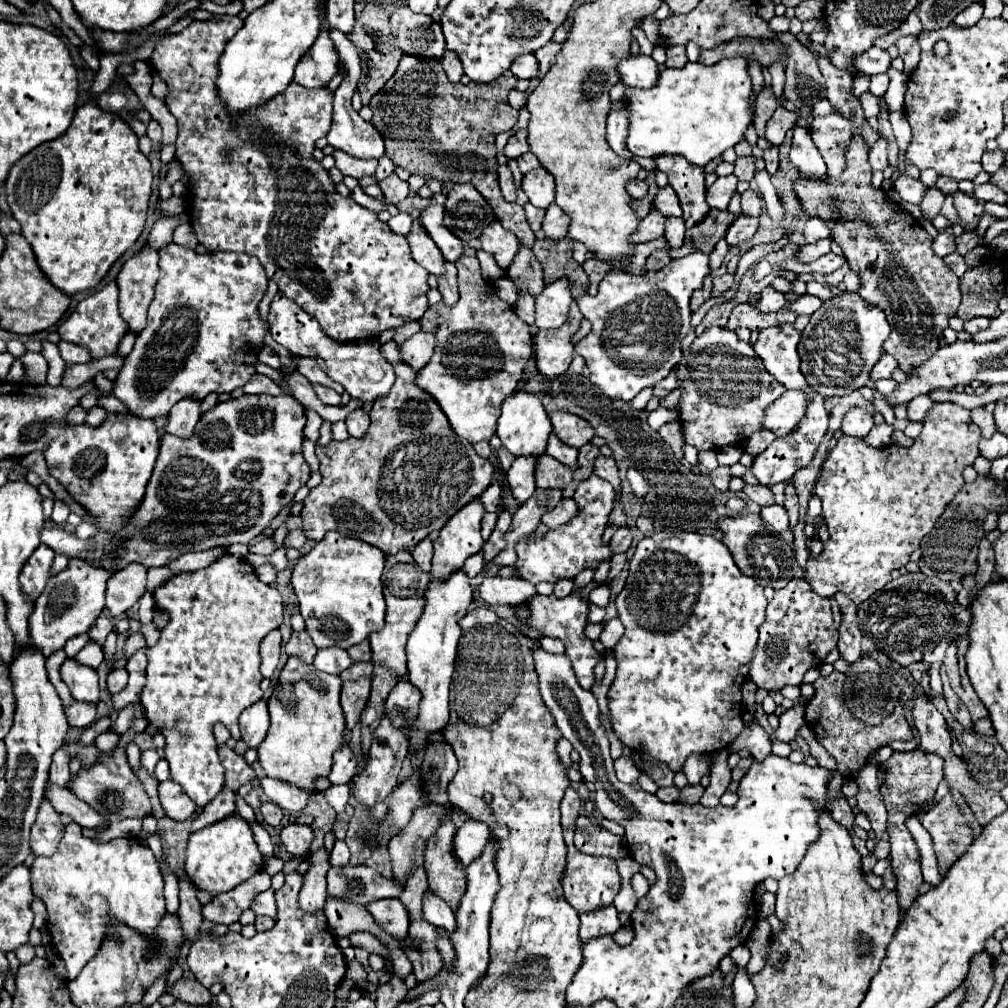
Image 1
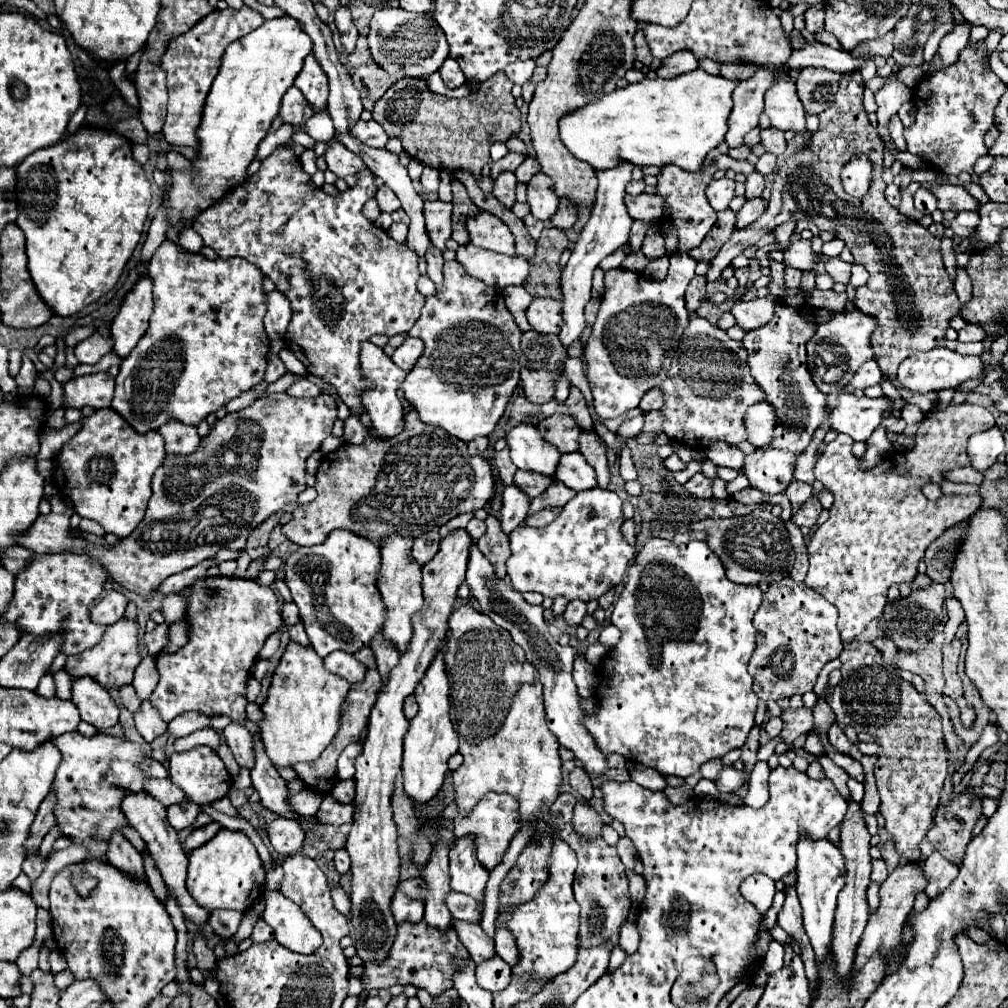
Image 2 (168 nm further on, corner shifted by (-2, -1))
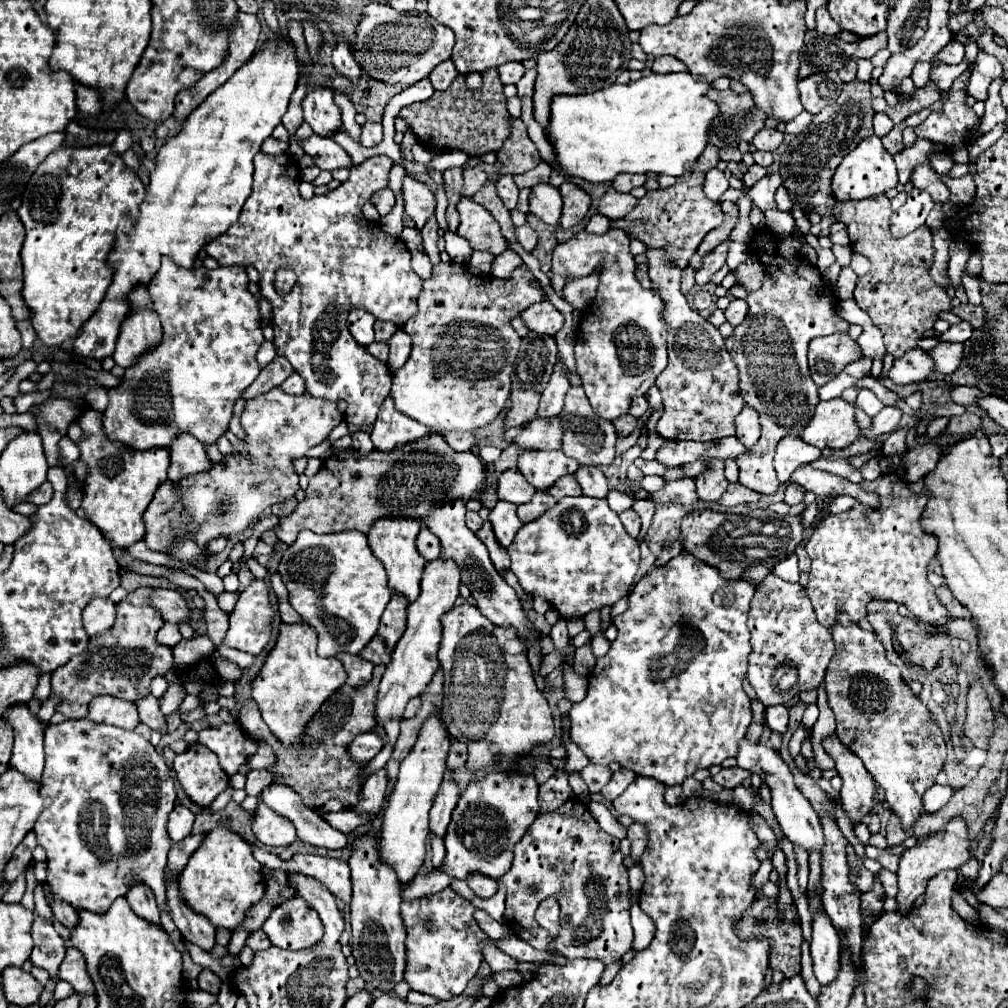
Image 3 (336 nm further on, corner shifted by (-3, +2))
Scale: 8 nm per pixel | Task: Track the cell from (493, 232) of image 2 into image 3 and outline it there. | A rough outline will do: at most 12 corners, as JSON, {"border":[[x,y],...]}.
{"border":[[462,198],[456,208],[472,250],[506,250],[500,224],[486,208]]}

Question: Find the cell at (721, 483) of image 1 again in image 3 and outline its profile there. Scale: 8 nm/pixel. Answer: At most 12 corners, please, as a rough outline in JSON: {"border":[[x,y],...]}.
{"border":[[692,478],[666,482],[658,492],[648,492],[656,504],[698,502]]}

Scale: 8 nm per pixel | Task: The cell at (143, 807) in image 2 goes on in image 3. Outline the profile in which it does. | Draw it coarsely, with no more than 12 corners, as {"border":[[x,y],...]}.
{"border":[[178,882],[166,884],[168,908],[184,940],[210,952],[216,928],[180,898]]}

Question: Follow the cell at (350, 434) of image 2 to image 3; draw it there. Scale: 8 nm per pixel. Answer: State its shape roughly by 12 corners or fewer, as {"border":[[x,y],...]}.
{"border":[[352,434],[352,448],[362,454],[374,450],[370,434]]}

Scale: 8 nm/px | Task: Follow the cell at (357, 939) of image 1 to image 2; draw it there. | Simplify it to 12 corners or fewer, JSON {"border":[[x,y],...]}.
{"border":[[401,923],[385,963],[365,963],[365,991],[395,983],[451,987],[453,929]]}

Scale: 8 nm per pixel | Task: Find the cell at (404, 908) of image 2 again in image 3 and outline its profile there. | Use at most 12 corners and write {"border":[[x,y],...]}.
{"border":[[496,770],[460,794],[444,864],[402,890],[414,900],[470,874],[502,878],[534,824],[538,784]]}

